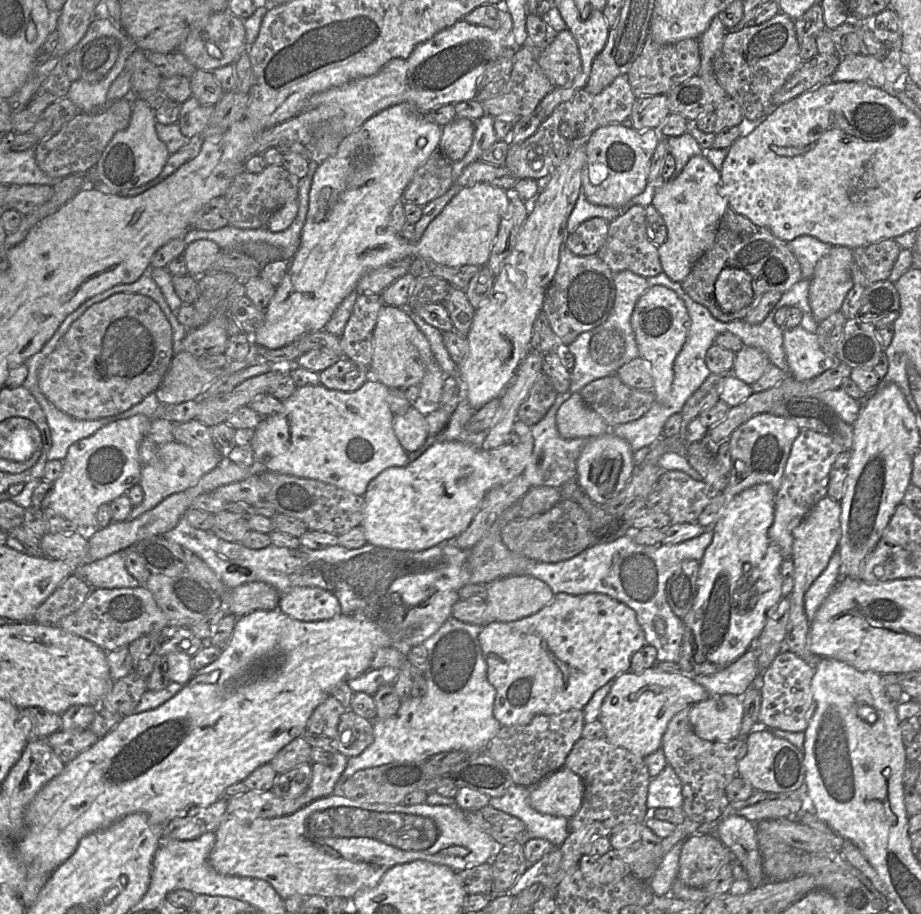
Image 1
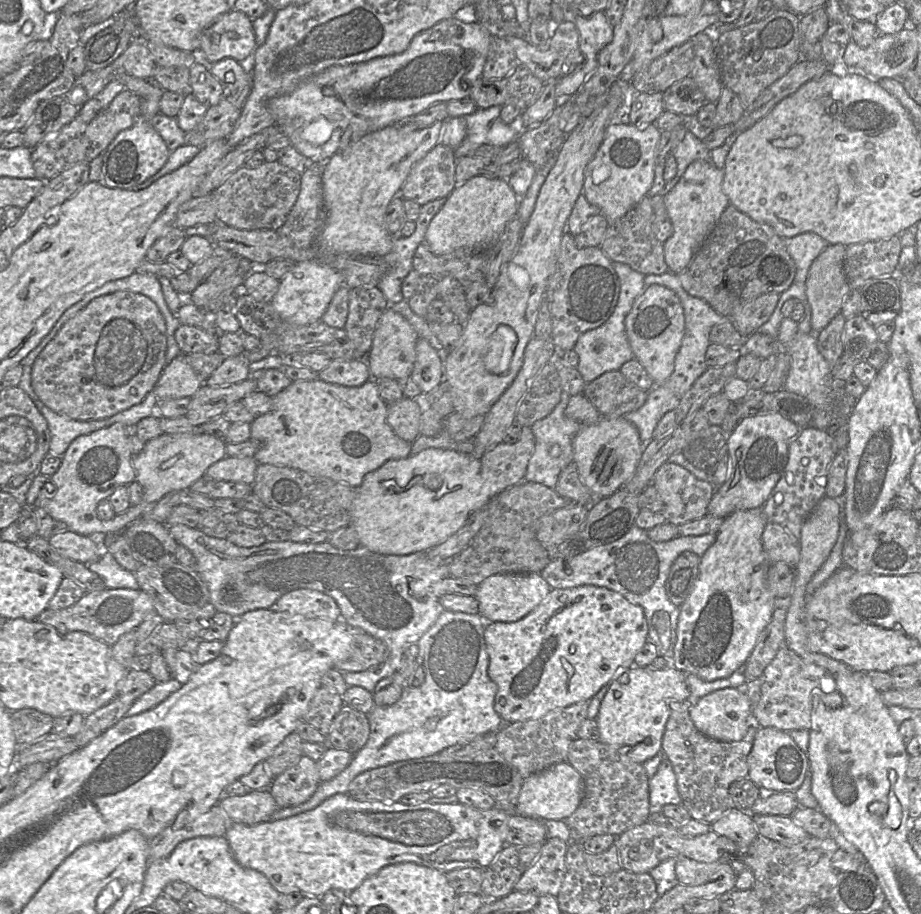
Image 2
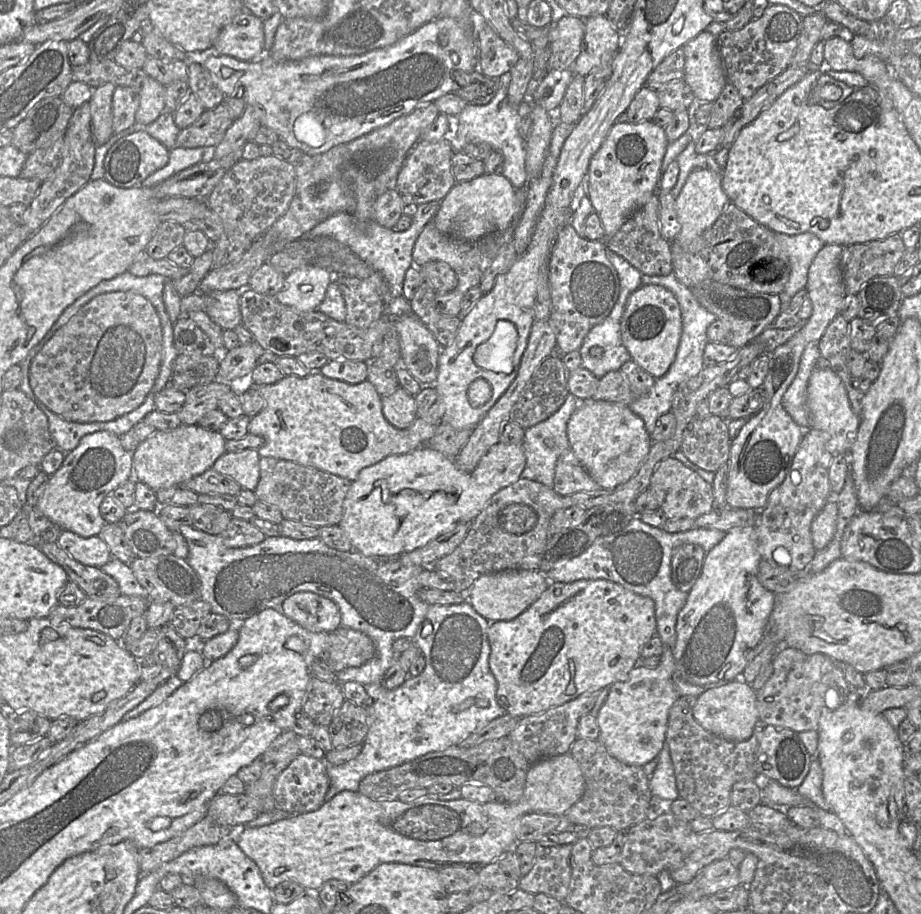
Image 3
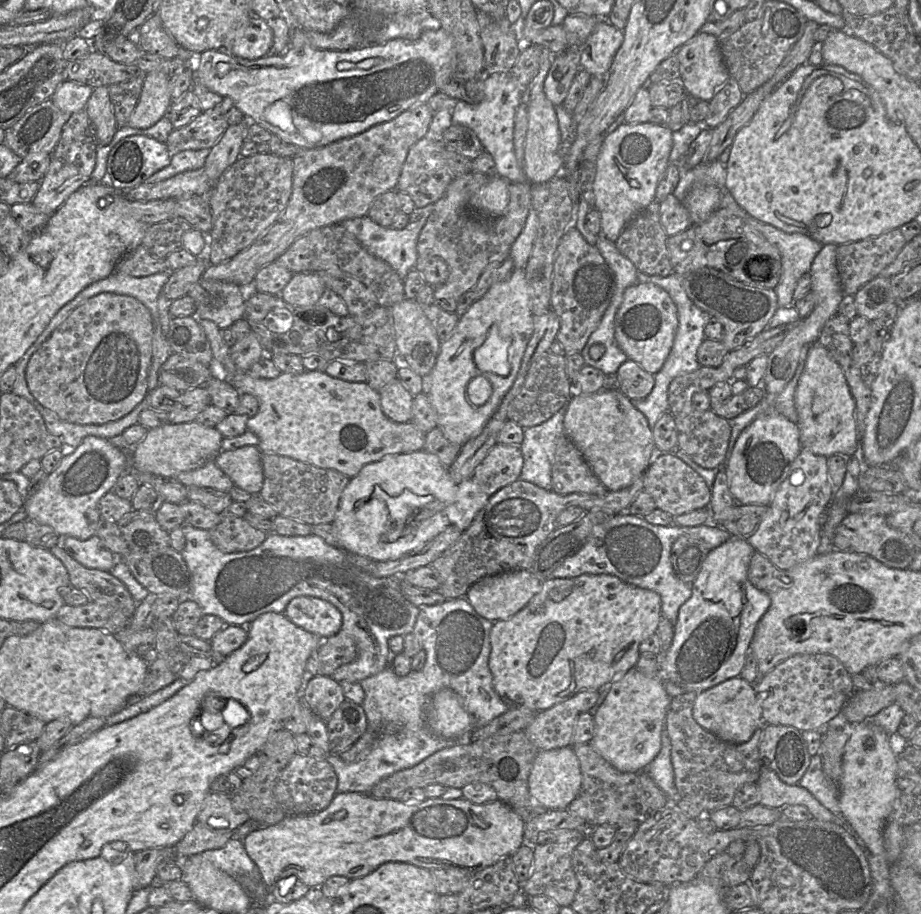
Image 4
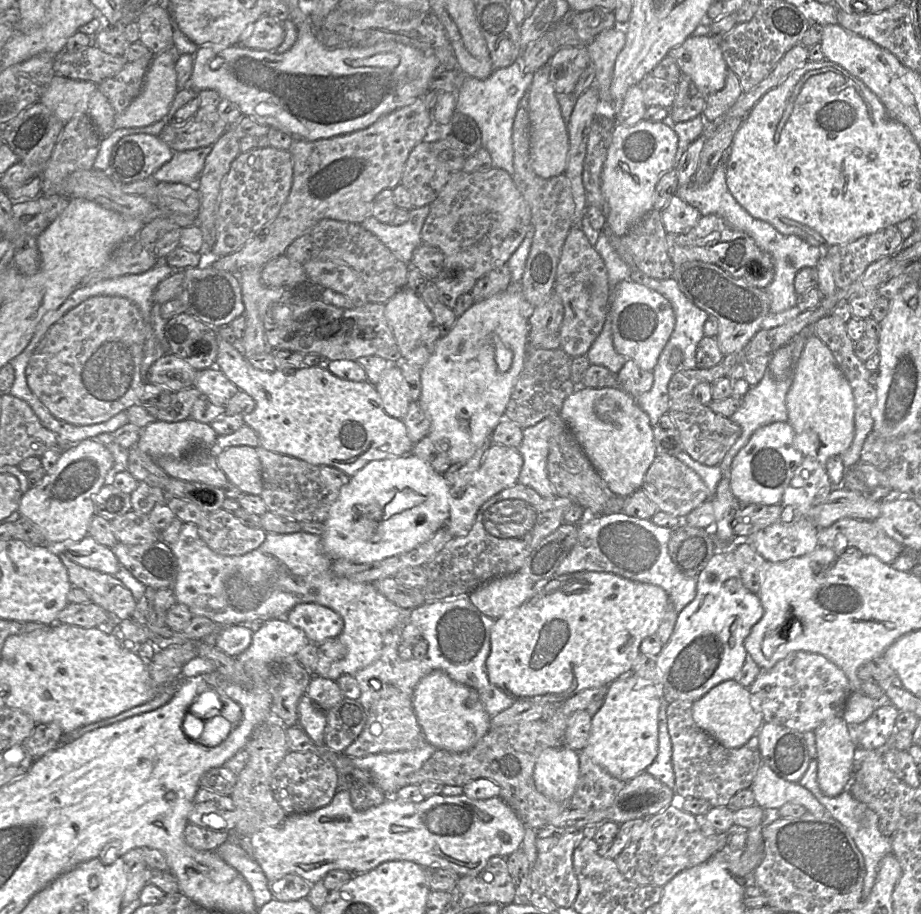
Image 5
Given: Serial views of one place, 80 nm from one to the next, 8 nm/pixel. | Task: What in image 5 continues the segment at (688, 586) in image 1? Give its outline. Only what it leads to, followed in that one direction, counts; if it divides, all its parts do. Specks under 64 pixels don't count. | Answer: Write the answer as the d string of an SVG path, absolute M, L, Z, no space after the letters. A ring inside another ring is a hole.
M681 523L673 529L668 550L682 574L697 577L716 553L715 537L710 529Z

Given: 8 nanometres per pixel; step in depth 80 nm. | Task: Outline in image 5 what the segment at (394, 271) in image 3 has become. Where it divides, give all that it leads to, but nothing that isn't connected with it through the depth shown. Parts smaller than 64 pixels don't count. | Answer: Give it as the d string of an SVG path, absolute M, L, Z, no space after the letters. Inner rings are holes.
M430 206L409 210L407 221L398 226L382 223L373 216L366 218L361 226L374 234L399 260L410 265L414 250L422 243L421 229Z

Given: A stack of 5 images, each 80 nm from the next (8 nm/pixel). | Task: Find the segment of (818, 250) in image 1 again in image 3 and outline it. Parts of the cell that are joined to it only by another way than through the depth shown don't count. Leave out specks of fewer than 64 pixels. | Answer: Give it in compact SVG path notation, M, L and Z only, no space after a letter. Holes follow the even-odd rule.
M775 232L775 238L790 262L790 277L783 293L792 299L799 290L806 287L809 267L825 243L810 232L797 235Z

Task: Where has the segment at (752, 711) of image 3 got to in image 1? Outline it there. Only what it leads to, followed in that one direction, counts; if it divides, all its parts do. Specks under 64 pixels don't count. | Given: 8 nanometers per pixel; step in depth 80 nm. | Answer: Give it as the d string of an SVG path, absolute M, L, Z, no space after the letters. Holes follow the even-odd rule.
M723 694L696 703L690 712L690 723L703 740L729 742L740 735L743 716L742 698Z

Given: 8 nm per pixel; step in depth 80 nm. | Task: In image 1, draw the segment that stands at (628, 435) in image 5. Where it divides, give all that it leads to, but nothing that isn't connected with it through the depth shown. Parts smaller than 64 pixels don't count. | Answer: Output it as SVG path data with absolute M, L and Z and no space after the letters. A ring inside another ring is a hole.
M610 430L587 441L576 461L576 480L585 494L595 504L606 504L625 488L636 471L633 453L628 442L616 436Z

